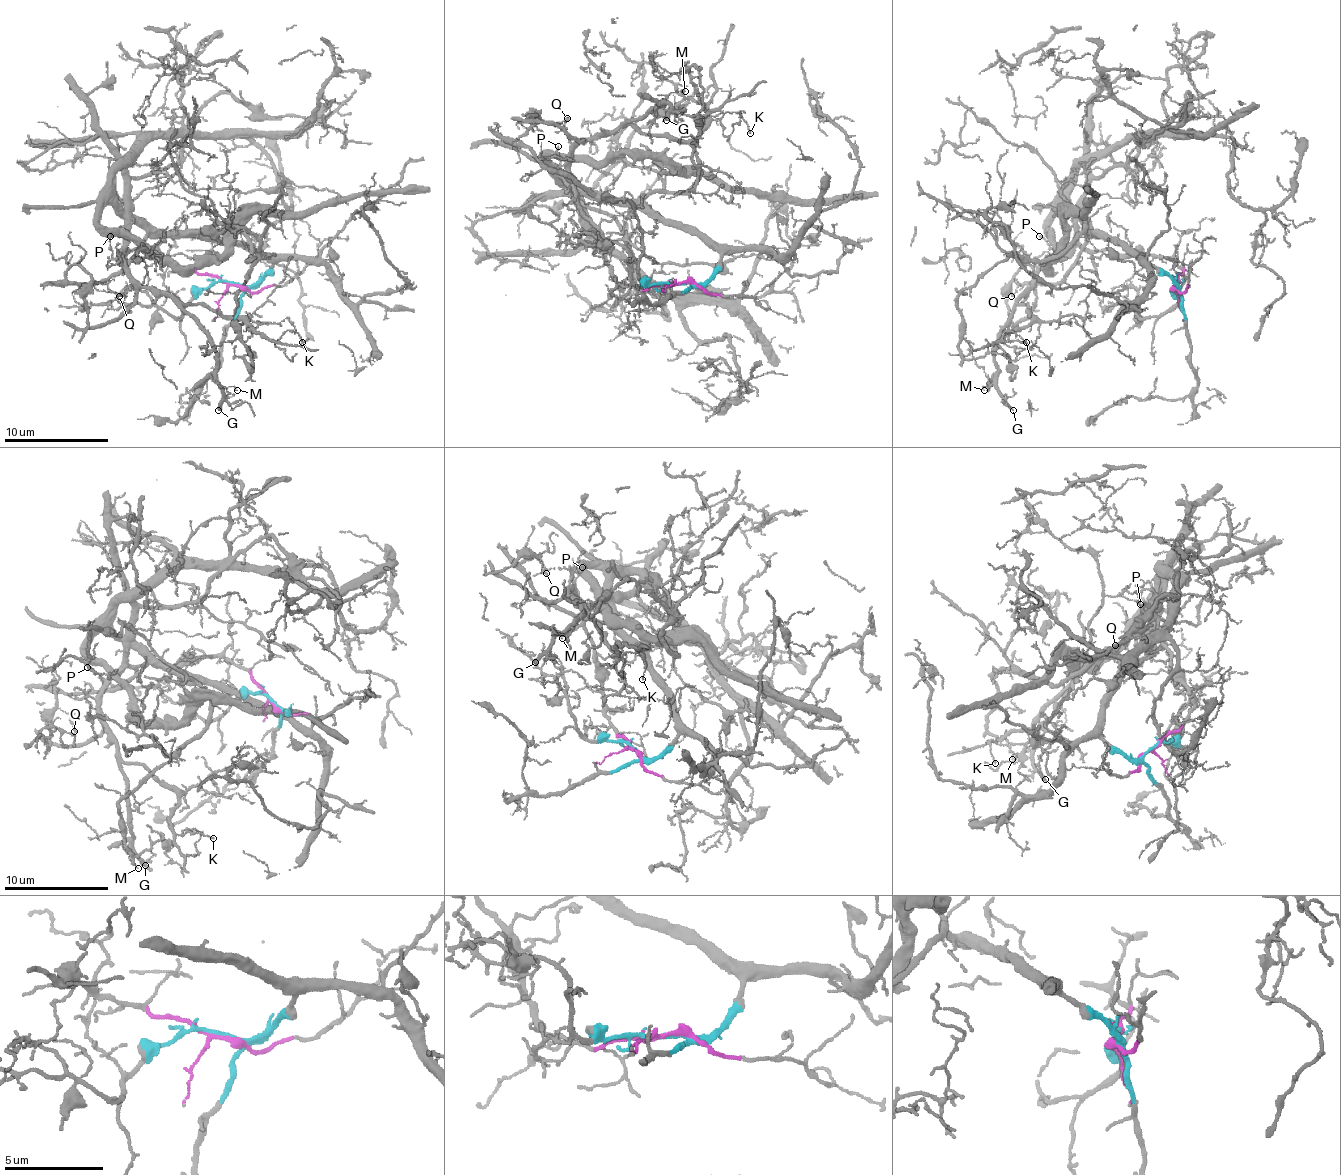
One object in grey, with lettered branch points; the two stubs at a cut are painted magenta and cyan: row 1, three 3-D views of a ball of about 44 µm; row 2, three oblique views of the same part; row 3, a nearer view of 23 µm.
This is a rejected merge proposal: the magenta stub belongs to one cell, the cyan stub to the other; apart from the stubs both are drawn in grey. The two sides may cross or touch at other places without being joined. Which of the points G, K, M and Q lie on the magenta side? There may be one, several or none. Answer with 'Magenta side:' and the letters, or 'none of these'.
Magenta side: G, K, M

